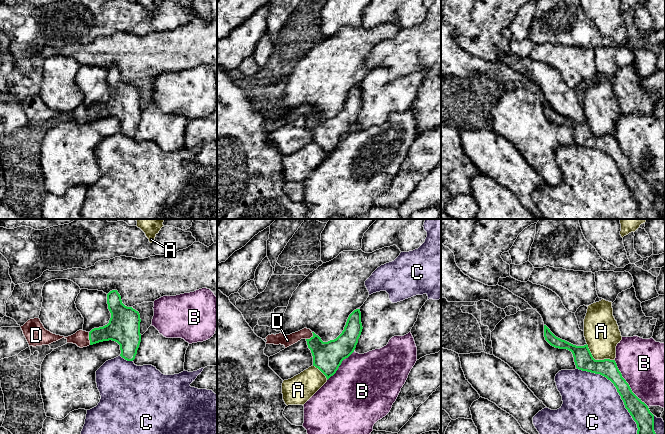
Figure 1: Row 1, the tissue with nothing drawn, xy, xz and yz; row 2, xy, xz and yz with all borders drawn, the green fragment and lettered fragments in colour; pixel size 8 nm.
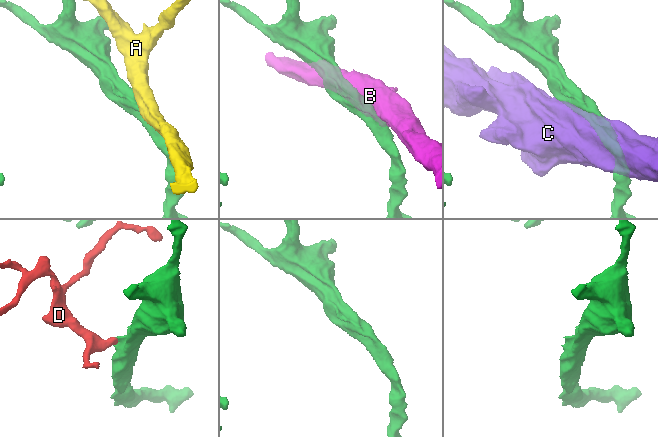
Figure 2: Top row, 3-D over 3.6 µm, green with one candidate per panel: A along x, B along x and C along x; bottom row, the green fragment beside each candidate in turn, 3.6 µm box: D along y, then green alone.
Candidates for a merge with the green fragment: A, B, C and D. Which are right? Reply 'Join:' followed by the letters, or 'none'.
Join: D

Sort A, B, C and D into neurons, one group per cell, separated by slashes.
A / B / C / D

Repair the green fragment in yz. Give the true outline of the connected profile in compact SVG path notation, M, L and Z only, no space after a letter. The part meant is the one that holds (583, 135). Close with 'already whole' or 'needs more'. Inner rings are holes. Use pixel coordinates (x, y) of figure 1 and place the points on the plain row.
M544 101L544 113L551 122L571 127L577 145L600 150L614 160L625 184L637 200L637 219L660 219L661 215L654 207L654 191L648 182L632 168L615 136L595 136L587 120L576 122L562 116L556 113L546 101Z | already whole

